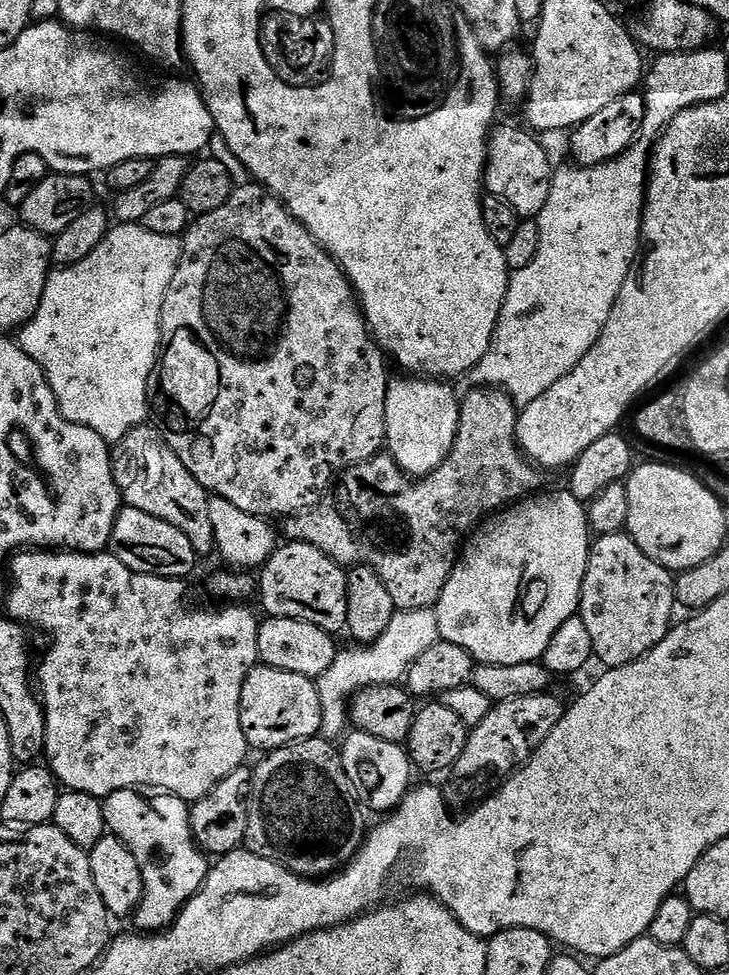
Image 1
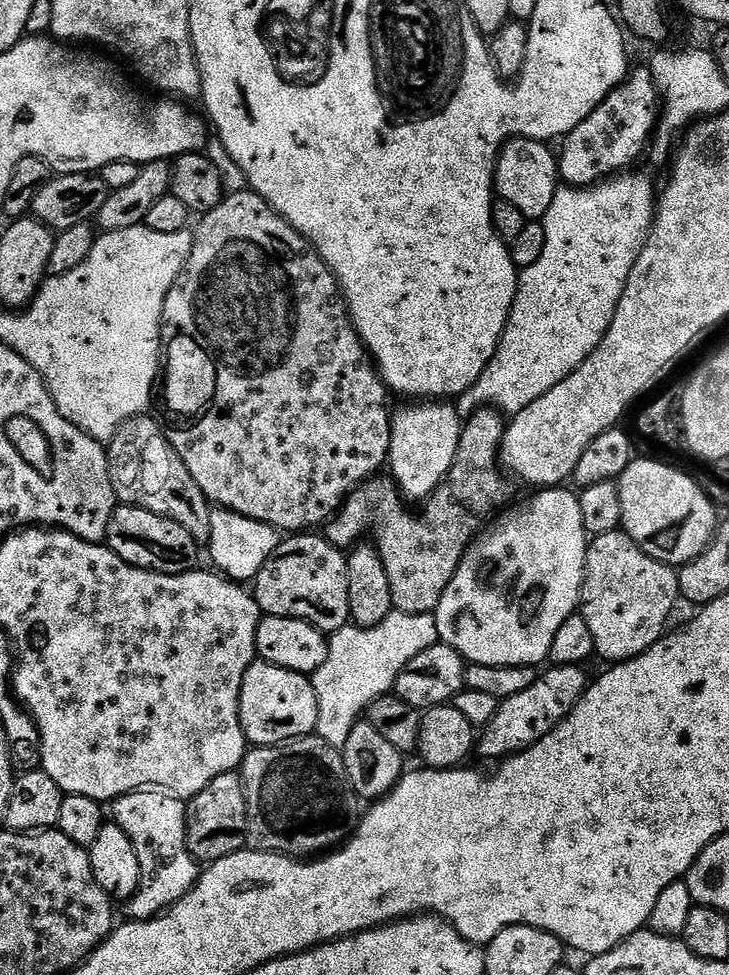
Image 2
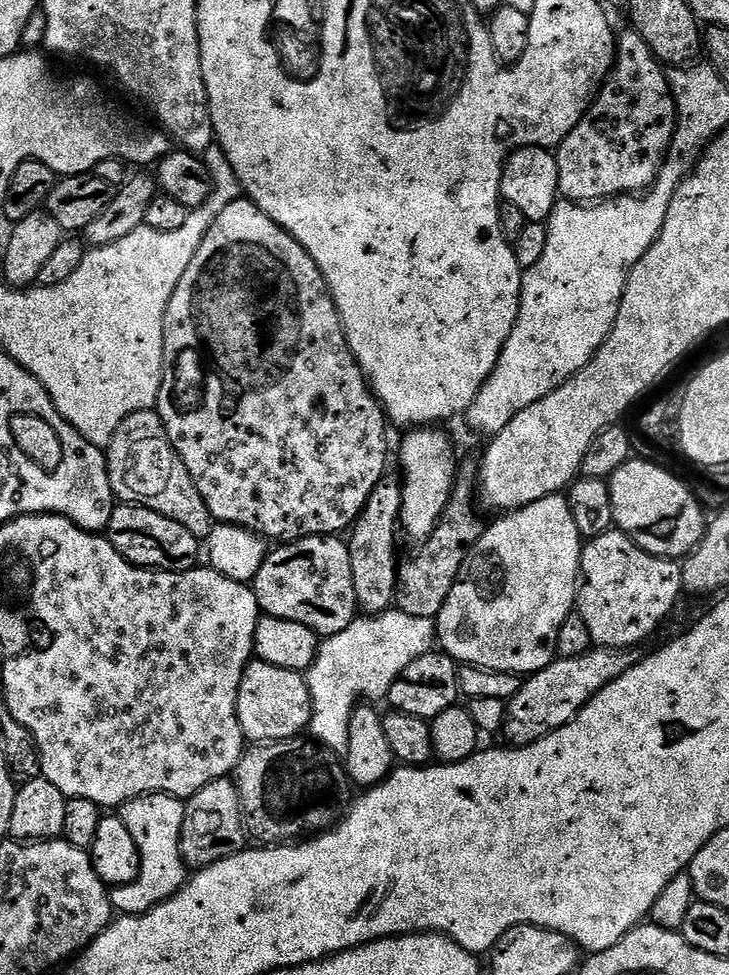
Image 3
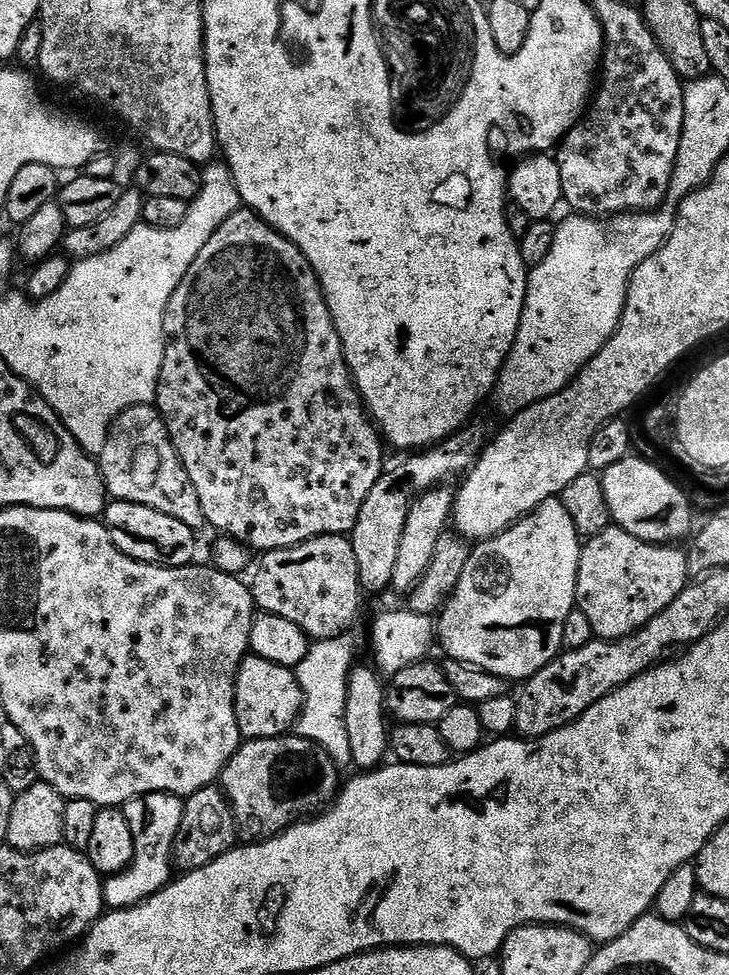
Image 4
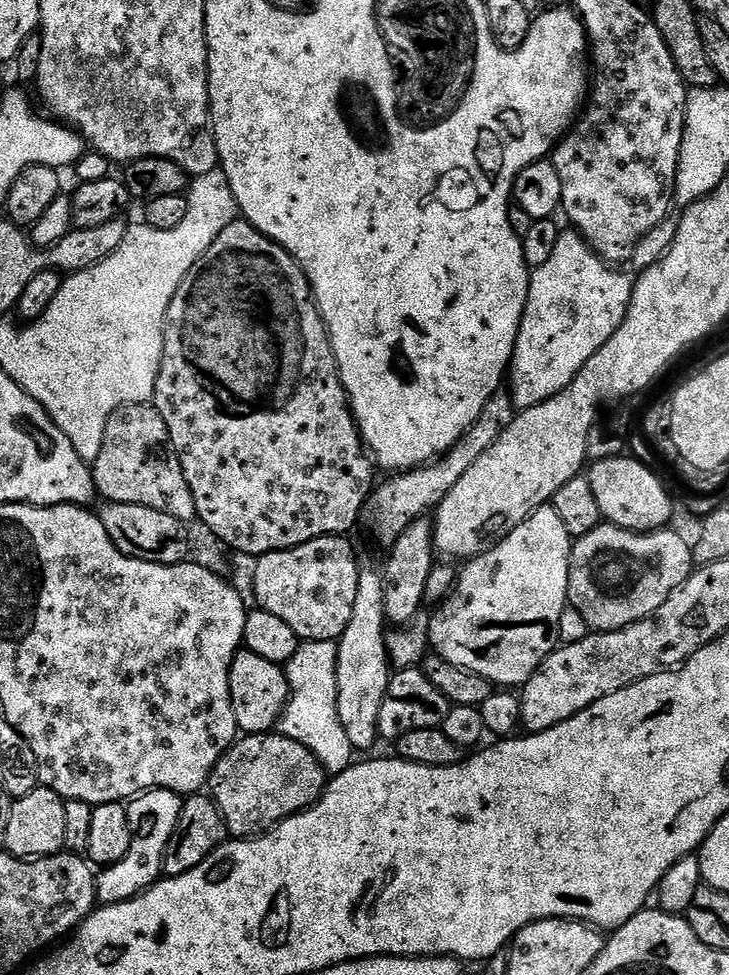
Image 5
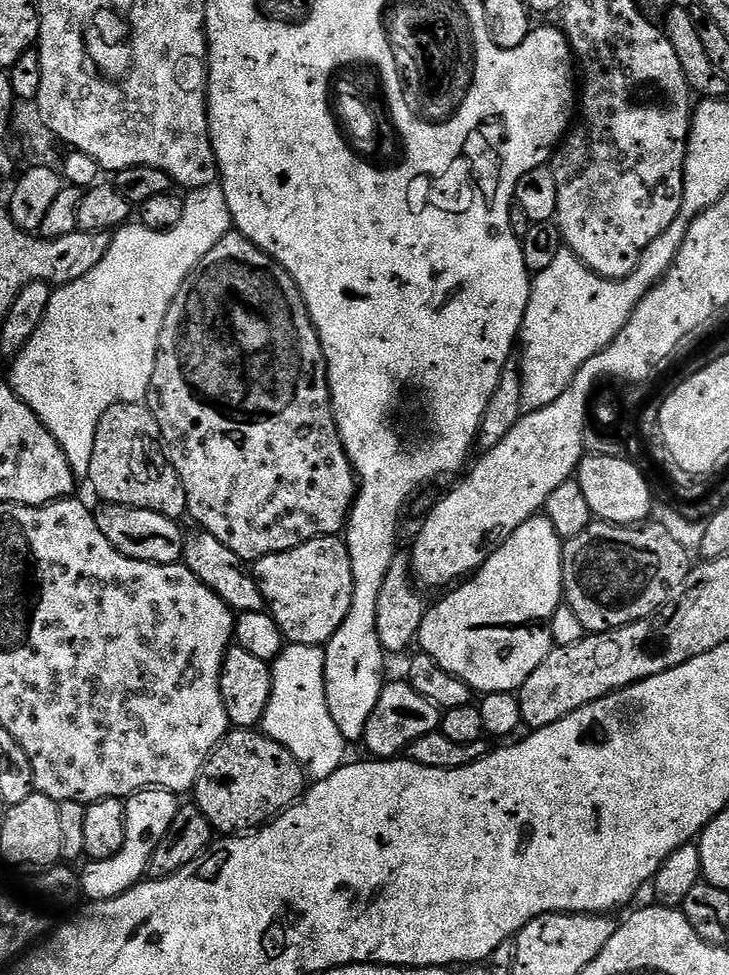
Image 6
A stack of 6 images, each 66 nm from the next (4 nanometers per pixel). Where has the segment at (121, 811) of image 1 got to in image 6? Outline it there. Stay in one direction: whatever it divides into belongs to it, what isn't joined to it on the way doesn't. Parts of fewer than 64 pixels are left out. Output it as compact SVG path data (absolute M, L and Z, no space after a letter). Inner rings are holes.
M146 788L127 797L126 834L122 842L122 850L105 860L93 860L85 863L84 873L78 876L78 888L85 901L113 900L129 892L136 884L141 883L148 875L148 867L152 861L158 842L170 830L170 822L174 822L174 814L178 807L178 796L174 792L165 792L163 788Z

